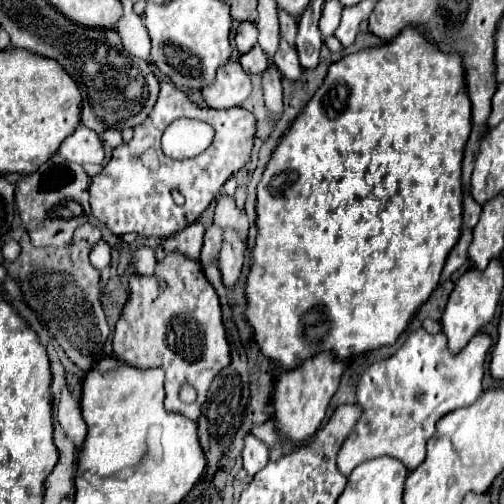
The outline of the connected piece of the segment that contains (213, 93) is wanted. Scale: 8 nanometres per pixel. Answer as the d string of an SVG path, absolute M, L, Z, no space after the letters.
M227 62L225 68L217 70L215 84L209 88L203 88L203 98L211 108L217 110L227 110L233 106L241 106L249 94L251 94L251 78L239 62Z

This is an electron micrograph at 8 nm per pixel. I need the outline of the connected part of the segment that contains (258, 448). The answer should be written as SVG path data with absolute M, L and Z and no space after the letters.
M253 434L245 438L245 448L243 448L243 468L247 470L249 476L255 476L257 470L261 470L269 462L269 450L263 442L259 442Z

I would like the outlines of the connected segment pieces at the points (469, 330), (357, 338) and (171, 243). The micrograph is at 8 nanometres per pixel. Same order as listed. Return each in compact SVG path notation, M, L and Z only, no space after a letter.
M493 258L485 270L475 270L475 268L467 270L457 280L441 318L443 332L449 338L451 352L459 352L487 322L493 320L501 298L501 290L503 290L503 262L499 258Z
M405 28L405 32L401 32L391 42L365 48L331 64L325 82L279 140L257 186L257 240L253 248L251 272L247 278L249 308L245 318L253 326L255 340L267 358L279 362L283 368L297 368L297 364L325 350L333 350L337 358L345 360L381 346L395 344L419 306L437 288L445 258L461 234L463 220L461 162L471 134L471 100L465 92L463 74L465 68L461 68L461 56L441 52L429 44L429 40L425 40L417 28Z
M199 222L187 226L185 230L181 230L179 234L163 240L161 248L155 252L157 254L157 260L165 260L165 256L169 252L181 252L185 256L189 256L191 260L199 260L199 254L201 254L201 248L203 248L203 226Z

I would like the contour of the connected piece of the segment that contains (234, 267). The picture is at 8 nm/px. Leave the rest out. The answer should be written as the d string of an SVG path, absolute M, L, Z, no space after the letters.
M225 232L223 242L225 244L223 244L221 256L219 256L219 270L221 270L221 280L223 280L225 288L231 292L241 276L243 258L245 258L245 244L237 238L235 232Z

